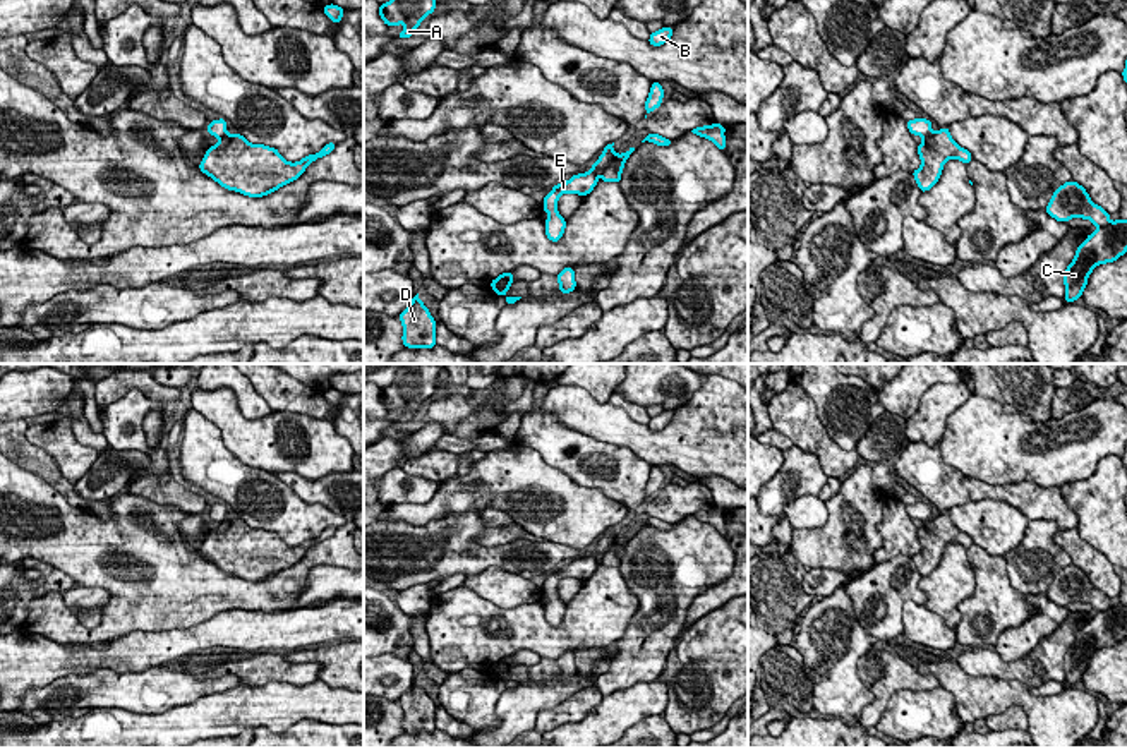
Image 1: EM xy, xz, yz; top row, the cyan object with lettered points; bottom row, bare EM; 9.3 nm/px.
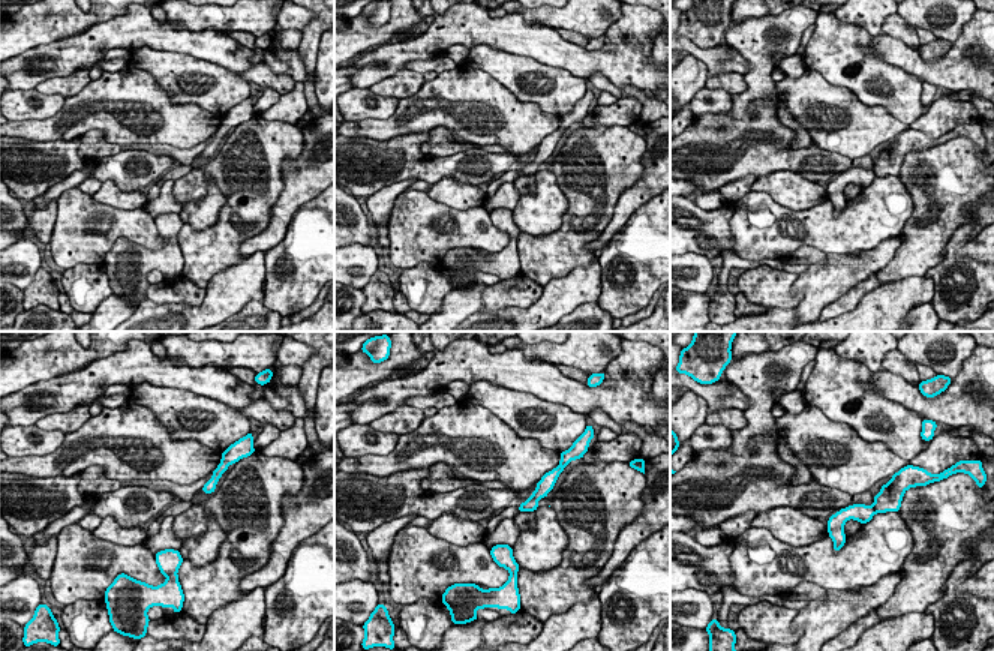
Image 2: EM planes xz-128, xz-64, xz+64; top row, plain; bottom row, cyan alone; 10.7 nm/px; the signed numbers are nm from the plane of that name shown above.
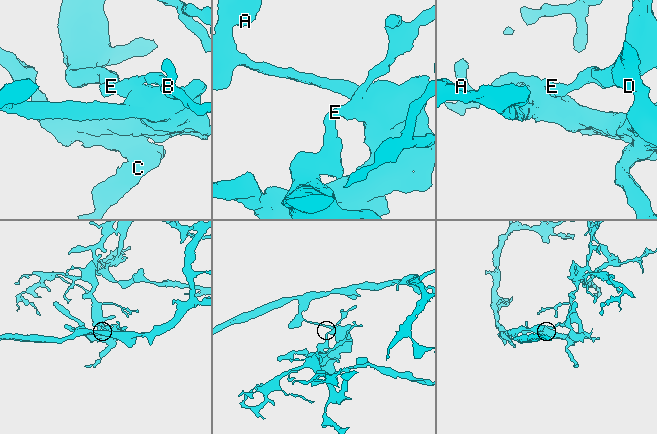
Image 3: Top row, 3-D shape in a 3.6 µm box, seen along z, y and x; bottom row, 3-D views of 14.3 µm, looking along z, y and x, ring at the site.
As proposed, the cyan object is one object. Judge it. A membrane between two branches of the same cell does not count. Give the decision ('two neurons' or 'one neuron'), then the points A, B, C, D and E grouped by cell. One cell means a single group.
two neurons; A D / B C E

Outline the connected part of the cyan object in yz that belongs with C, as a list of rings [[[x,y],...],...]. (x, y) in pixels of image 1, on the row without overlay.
[[[1118,602],[1106,611],[1096,612],[1077,631],[1072,647],[1064,659],[1065,686],[1076,686],[1082,681],[1088,662],[1100,648],[1115,647],[1127,636],[1127,604]]]

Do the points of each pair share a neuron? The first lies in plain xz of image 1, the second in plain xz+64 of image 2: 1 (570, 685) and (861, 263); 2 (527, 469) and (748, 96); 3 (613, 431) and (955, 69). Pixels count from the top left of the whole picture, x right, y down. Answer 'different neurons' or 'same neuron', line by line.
1: same neuron
2: different neurons
3: same neuron

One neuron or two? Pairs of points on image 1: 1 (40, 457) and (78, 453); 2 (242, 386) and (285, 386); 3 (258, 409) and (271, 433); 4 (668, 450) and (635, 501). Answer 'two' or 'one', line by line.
1: two
2: two
3: two
4: two

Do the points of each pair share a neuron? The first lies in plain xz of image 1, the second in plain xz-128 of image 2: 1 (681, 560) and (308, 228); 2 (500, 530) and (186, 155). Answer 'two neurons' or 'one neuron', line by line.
1: two neurons
2: one neuron

